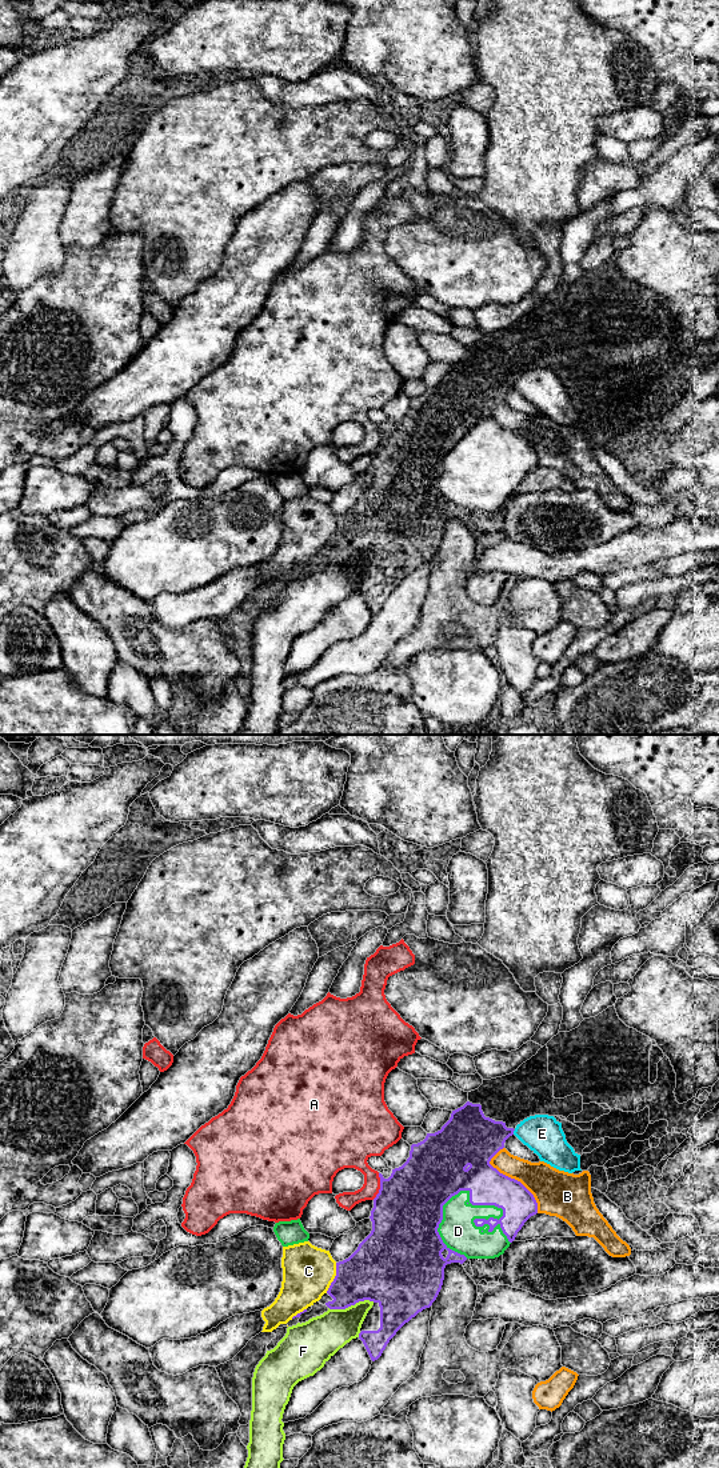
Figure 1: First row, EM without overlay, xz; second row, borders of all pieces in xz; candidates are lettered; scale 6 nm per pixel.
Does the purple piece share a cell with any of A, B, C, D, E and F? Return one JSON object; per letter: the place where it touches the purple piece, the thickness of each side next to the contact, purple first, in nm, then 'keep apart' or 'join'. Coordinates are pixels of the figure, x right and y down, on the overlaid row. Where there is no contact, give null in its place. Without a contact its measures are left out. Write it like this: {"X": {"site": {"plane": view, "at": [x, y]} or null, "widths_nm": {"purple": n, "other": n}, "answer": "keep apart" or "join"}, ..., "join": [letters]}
{"A": {"site": {"plane": "xz", "at": [380, 1187]}, "widths_nm": {"purple": 420, "other": 160}, "answer": "keep apart"}, "B": {"site": {"plane": "xz", "at": [512, 1179]}, "widths_nm": {"purple": 220, "other": 240}, "answer": "keep apart"}, "C": {"site": {"plane": "xz", "at": [335, 1278]}, "widths_nm": {"purple": 360, "other": 300}, "answer": "keep apart"}, "D": {"site": {"plane": "xz", "at": [500, 1218]}, "widths_nm": {"purple": 220, "other": 200}, "answer": "join"}, "E": {"site": {"plane": "xz", "at": [512, 1132]}, "widths_nm": {"purple": 320, "other": 240}, "answer": "keep apart"}, "F": {"site": {"plane": "xz", "at": [351, 1304]}, "widths_nm": {"purple": 360, "other": 240}, "answer": "keep apart"}, "join": ["D"]}

